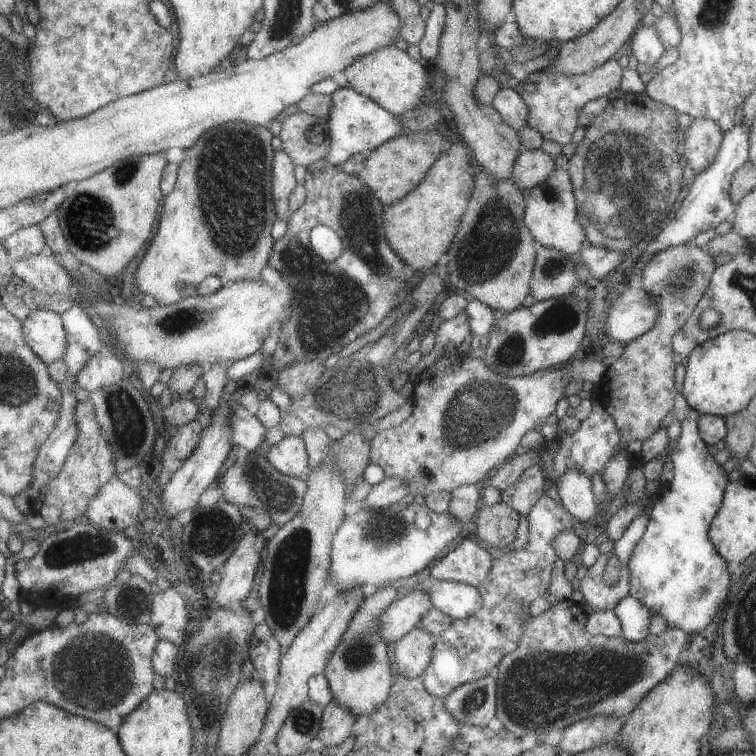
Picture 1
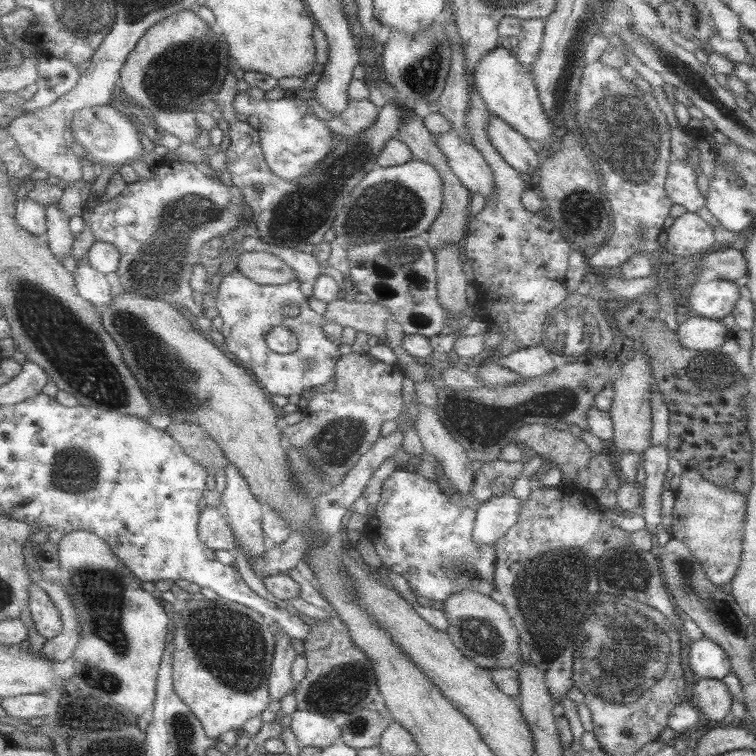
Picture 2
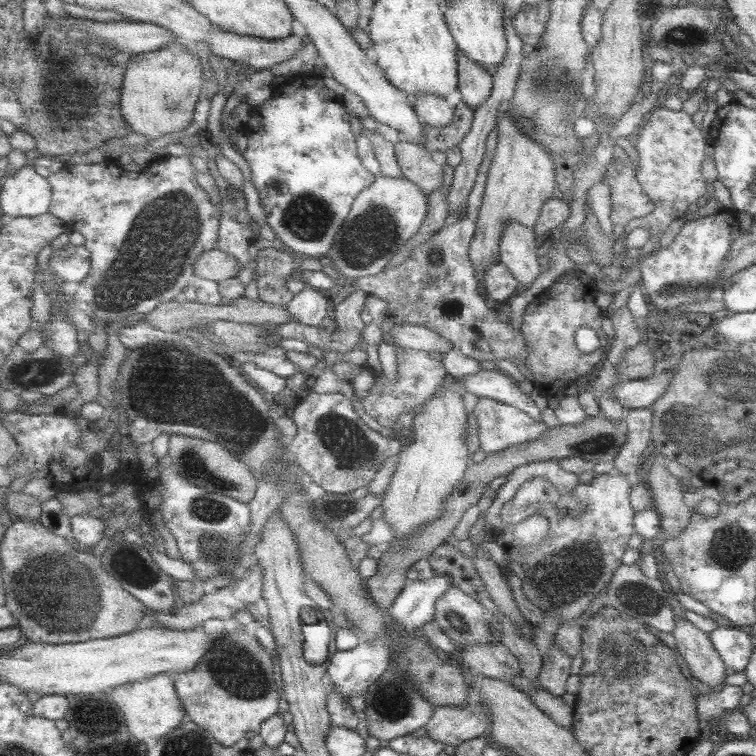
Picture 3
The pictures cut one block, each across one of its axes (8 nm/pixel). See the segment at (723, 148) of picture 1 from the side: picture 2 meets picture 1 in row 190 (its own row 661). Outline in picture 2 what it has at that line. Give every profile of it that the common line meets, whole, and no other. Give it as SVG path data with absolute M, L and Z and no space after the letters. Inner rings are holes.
M703 638L691 644L689 666L691 666L691 672L697 674L701 680L703 678L721 680L731 672L731 662L727 652L719 644L711 642L709 638Z

